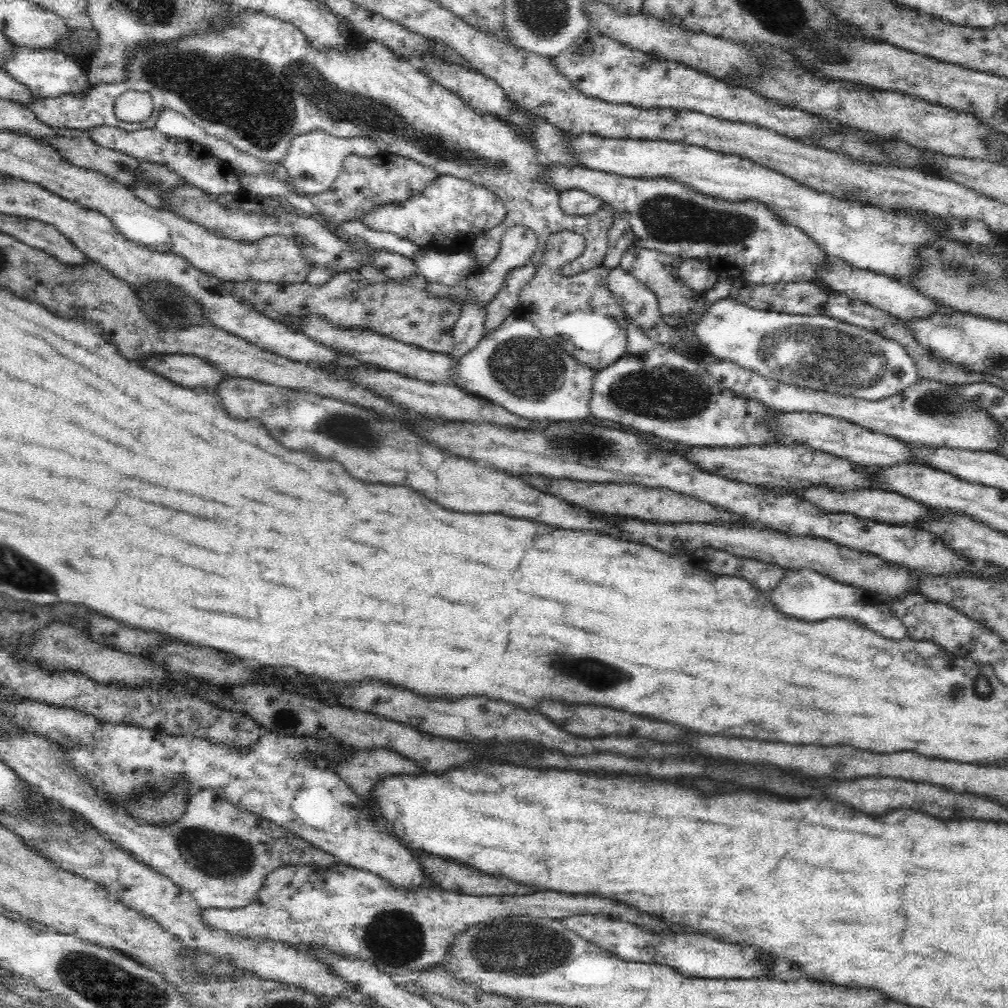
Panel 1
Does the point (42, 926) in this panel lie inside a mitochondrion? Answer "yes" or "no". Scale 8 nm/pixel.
no

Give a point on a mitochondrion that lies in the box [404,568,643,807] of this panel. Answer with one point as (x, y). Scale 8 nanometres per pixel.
(603, 676)

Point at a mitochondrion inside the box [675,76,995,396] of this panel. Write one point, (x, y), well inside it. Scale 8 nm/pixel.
(827, 356)

